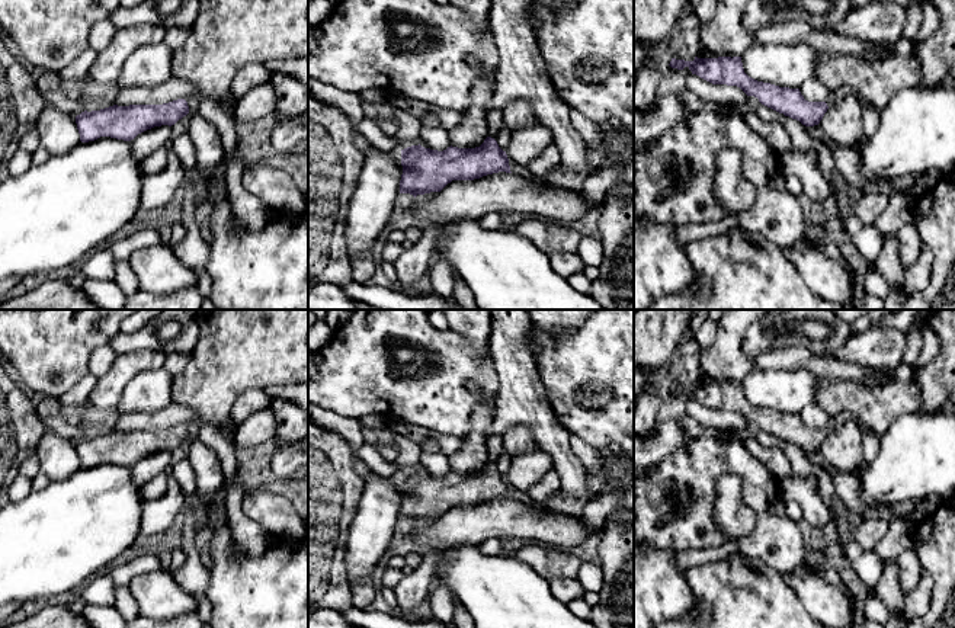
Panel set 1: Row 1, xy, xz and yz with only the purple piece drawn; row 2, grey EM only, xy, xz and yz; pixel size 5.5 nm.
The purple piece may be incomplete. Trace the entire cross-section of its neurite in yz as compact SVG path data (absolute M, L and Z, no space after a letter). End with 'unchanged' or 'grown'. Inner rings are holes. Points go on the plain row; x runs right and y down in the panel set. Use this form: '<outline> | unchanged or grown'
M695 382L693 387L672 384L669 391L677 395L688 392L692 400L712 410L737 411L747 422L757 423L762 430L797 445L805 452L818 451L829 433L853 419L852 413L842 411L831 416L826 427L808 427L799 414L779 413L749 403L744 398L741 382Z | grown

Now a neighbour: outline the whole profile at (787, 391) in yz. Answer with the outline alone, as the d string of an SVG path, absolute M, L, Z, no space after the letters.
M805 369L753 371L741 381L744 398L763 408L779 413L801 414L811 404L817 404L817 384L820 377Z

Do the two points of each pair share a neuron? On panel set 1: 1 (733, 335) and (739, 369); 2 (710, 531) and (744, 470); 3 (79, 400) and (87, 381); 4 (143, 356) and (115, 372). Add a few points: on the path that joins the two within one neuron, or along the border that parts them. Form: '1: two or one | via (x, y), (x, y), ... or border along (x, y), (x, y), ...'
1: one | via (733, 343), (733, 361)
2: one | via (702, 509), (702, 484), (723, 465)
3: one | via (79, 396), (86, 385)
4: one | via (135, 362), (122, 369)

